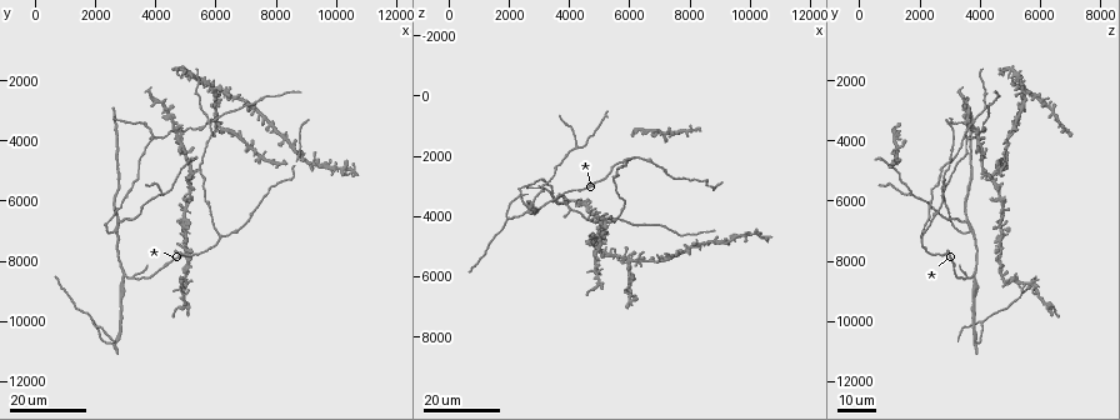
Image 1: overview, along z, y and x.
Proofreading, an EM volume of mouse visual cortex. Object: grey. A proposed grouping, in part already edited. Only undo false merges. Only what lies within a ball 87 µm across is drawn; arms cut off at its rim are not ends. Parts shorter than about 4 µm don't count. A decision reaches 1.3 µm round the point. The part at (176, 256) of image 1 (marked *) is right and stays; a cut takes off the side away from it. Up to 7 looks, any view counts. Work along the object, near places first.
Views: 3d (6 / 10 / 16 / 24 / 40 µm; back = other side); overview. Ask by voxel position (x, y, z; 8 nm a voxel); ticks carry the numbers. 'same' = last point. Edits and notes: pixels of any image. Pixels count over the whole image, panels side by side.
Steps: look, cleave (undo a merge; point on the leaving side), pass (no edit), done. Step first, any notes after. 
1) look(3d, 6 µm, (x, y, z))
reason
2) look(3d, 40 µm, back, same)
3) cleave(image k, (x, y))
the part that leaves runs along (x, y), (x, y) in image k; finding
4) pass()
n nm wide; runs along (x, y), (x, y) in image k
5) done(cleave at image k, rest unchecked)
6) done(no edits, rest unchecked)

look(3d, 16 µm, (4300, 5800, 1600))

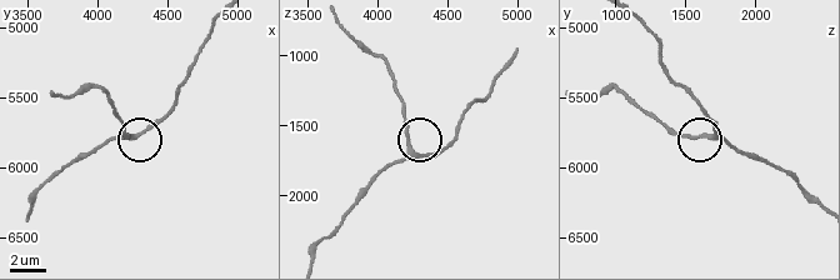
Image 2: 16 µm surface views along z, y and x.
look(3d, 6 µm, (4220, 5780, 1660))

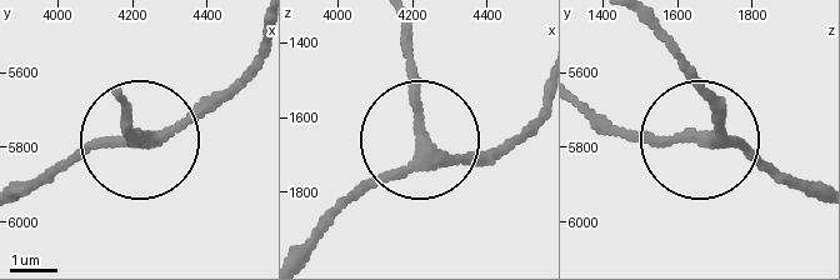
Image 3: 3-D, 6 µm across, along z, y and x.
look(3d, 6 µm, back, (4230, 5770, 1660))

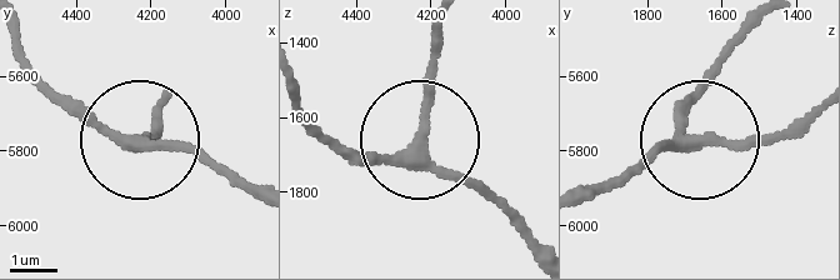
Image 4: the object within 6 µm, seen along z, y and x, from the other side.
pass()
230 nm wide; runs along (583, 201), (659, 146), (806, 134) in image 4; one neuron here

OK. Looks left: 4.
look(3d, 24 µm, (2900, 8400, 3800))
side arm on a straight run

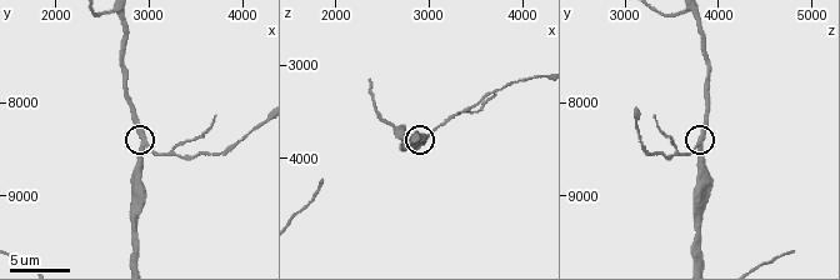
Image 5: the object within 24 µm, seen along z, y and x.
look(3d, 10 µm, (2900, 8500, 3800))

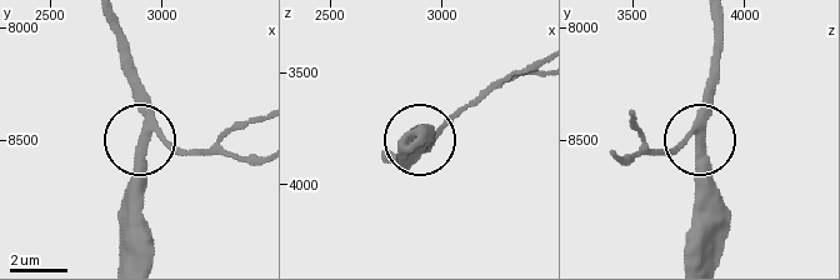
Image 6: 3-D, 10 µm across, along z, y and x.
pass()
runs along (255, 155), (184, 155), (148, 136), (141, 149), (141, 210) in image 6; all the same neuron

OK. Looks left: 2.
done(no edits, rest unchecked)

